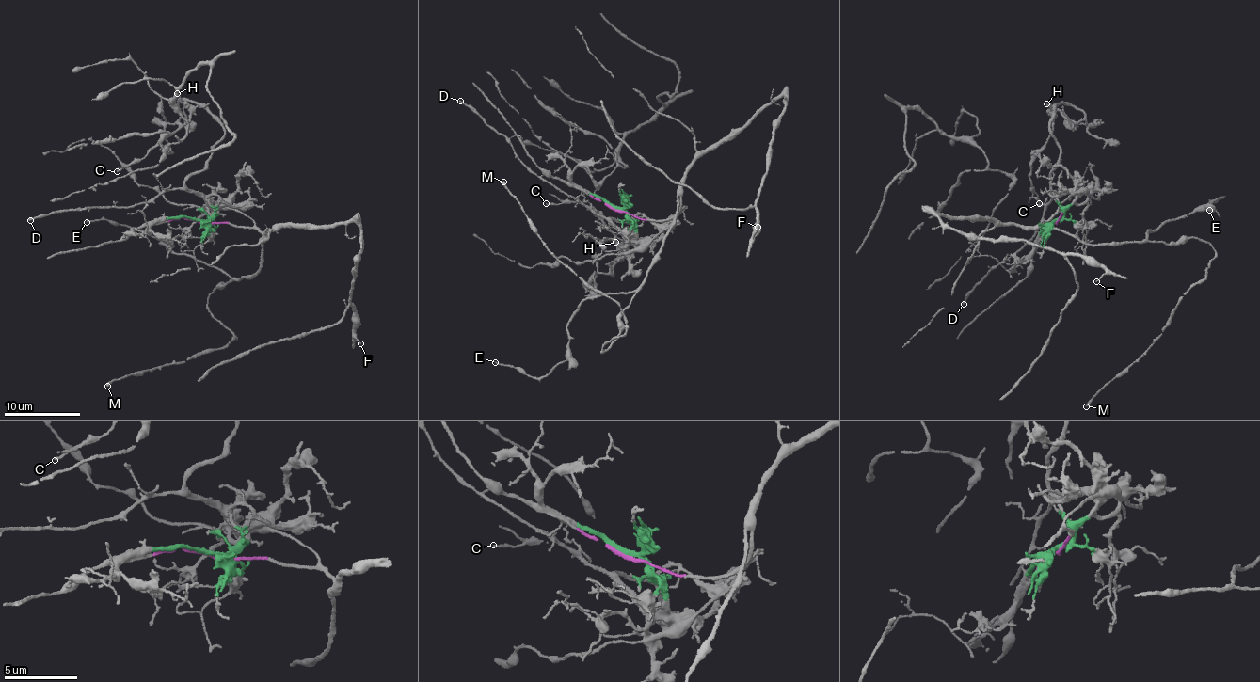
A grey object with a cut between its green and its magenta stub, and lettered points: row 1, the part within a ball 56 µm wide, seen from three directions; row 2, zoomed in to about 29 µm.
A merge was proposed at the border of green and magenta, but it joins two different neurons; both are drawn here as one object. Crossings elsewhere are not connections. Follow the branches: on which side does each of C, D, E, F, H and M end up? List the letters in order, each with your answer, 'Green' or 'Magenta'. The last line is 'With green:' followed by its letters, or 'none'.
C: Green
D: Green
E: Magenta
F: Magenta
H: Green
M: Magenta
With green: C, D, H

